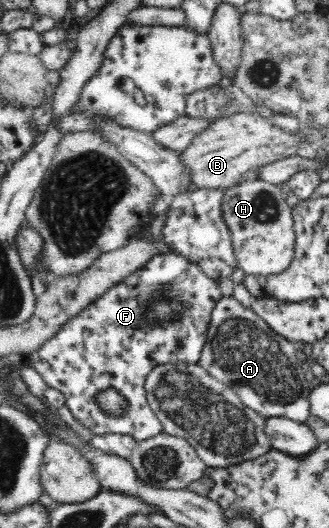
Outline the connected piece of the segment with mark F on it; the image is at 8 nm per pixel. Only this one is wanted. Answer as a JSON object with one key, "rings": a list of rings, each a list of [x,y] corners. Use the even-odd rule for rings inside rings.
{"rings":[[[170,252],[167,254],[161,253],[160,255],[153,257],[152,260],[147,262],[147,264],[145,264],[142,268],[135,271],[134,274],[127,276],[127,278],[124,278],[121,282],[115,283],[113,286],[109,287],[107,292],[104,292],[99,298],[96,298],[92,303],[89,303],[85,308],[83,308],[77,316],[74,316],[72,319],[69,319],[66,324],[63,324],[61,329],[53,336],[53,338],[51,338],[48,342],[45,342],[45,344],[40,346],[35,352],[30,353],[27,360],[33,367],[35,367],[35,371],[43,377],[47,386],[55,388],[65,395],[65,404],[67,408],[71,410],[73,416],[80,424],[91,430],[91,437],[93,435],[104,434],[108,434],[110,436],[125,434],[133,437],[133,439],[137,441],[145,440],[146,438],[154,437],[164,431],[161,421],[156,417],[156,414],[148,405],[148,400],[146,399],[144,382],[146,381],[147,375],[151,372],[151,370],[153,370],[153,367],[157,365],[174,362],[198,362],[201,356],[201,351],[203,350],[204,344],[207,340],[209,321],[213,307],[217,304],[218,300],[221,300],[221,297],[218,280],[209,278],[209,275],[203,273],[199,266],[180,255]],[[111,387],[117,389],[117,392],[121,393],[121,395],[125,396],[127,401],[129,401],[129,408],[127,408],[127,412],[125,412],[125,414],[121,414],[121,416],[114,416],[114,414],[107,414],[106,412],[103,412],[96,403],[96,394],[99,391]]]}

